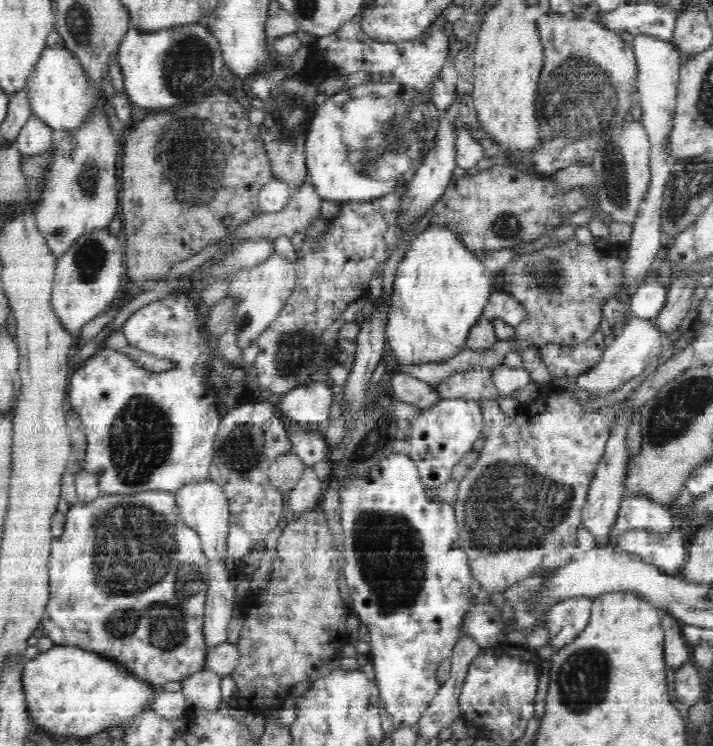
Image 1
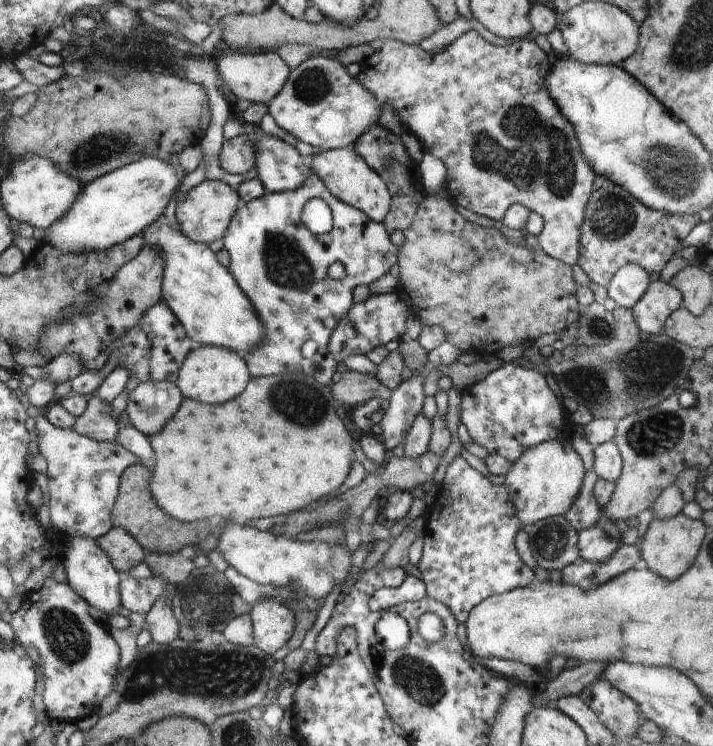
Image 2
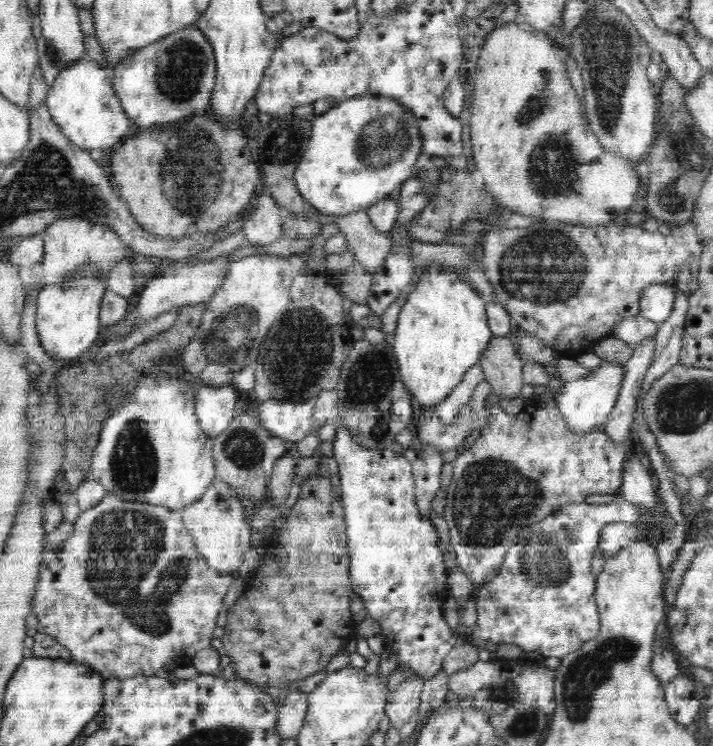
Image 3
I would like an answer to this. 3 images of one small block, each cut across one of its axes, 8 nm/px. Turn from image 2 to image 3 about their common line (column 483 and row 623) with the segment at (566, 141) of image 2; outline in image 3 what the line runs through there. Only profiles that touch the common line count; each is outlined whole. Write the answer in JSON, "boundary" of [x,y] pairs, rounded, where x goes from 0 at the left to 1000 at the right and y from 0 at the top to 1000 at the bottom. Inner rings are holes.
{"boundary":[[[149,660],[149,665],[132,681],[118,684],[107,694],[101,718],[90,727],[87,735],[81,735],[81,740],[73,740],[73,737],[62,740],[59,761],[56,761],[56,777],[53,777],[50,799],[45,804],[45,820],[56,828],[53,847],[76,853],[76,858],[98,874],[101,887],[109,887],[109,890],[129,895],[132,901],[137,901],[149,912],[157,912],[157,909],[177,912],[177,909],[188,909],[188,906],[208,906],[210,909],[210,906],[219,906],[219,901],[230,898],[236,890],[266,887],[281,871],[297,869],[300,845],[306,842],[303,831],[306,831],[306,823],[311,818],[311,804],[320,796],[323,786],[325,786],[325,769],[309,772],[303,764],[295,764],[289,748],[278,740],[272,721],[258,702],[255,684],[238,684],[230,678],[213,678],[213,676],[199,676],[199,673],[177,673],[177,670],[168,670],[160,662]],[[185,818],[191,818],[191,820],[196,818],[196,823],[182,828]]]}

